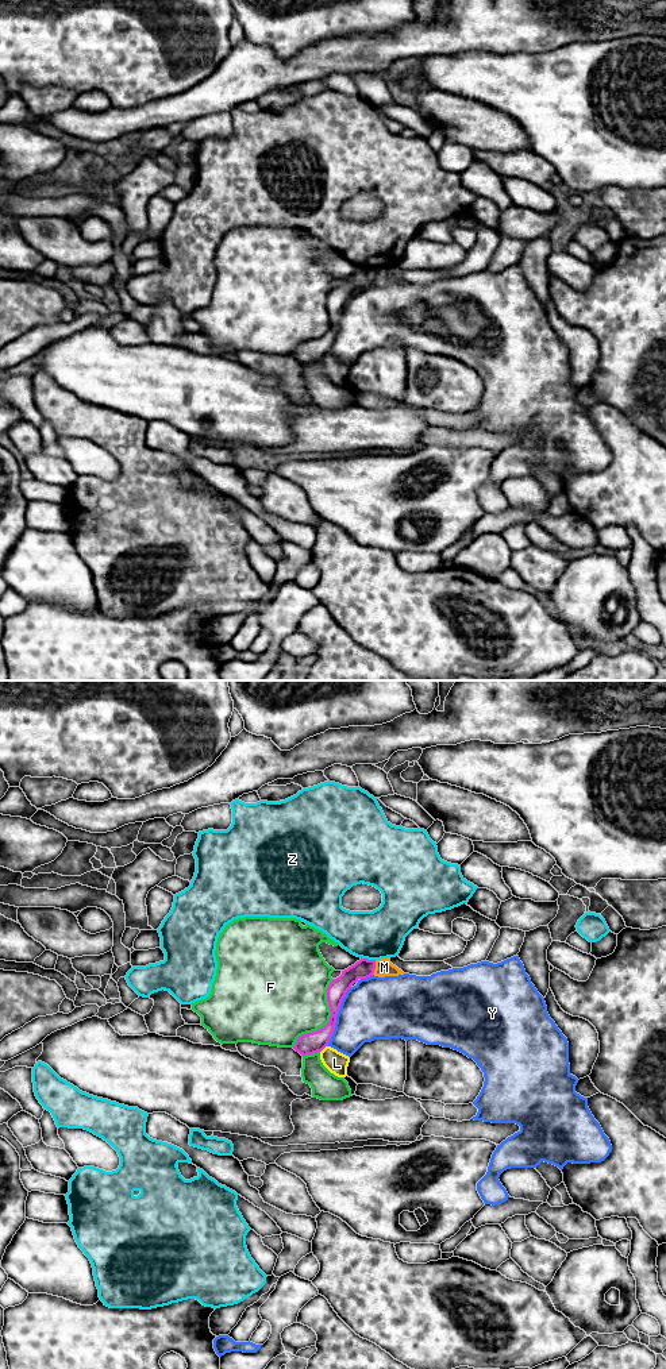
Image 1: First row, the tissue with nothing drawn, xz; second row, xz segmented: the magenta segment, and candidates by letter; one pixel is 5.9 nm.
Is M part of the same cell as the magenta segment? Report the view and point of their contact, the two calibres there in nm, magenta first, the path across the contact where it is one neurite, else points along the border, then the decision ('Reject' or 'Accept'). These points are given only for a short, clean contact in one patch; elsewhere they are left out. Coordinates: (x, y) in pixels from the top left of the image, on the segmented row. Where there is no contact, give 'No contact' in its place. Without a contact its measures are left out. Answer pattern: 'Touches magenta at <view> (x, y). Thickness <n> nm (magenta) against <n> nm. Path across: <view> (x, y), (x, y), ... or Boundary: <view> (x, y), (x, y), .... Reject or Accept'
Touches magenta at xz (374, 967). Thickness 120 nm (magenta) against 100 nm. Boundary: xz (376, 960), (376, 968), (372, 974). Reject

